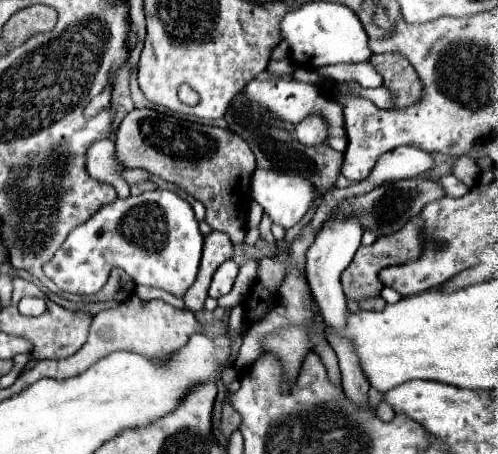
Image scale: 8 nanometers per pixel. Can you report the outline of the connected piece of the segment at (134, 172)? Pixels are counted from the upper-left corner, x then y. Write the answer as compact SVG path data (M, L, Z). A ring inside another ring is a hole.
M126 169L126 171L122 171L122 177L126 179L128 185L134 185L134 183L140 183L140 181L148 181L150 173L144 171L144 169Z

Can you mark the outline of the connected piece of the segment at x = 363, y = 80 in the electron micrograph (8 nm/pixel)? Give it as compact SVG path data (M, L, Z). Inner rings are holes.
M370 61L336 63L336 65L326 65L324 69L318 69L318 71L336 83L356 81L362 87L380 87L384 83L382 75L376 71L376 67Z

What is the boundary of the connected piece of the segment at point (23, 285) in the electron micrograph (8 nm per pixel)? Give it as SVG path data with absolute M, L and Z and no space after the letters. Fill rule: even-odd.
M20 277L14 279L14 293L12 293L10 305L4 307L4 331L6 333L12 333L12 335L20 335L20 337L30 339L34 343L32 355L38 357L38 359L64 359L68 355L74 355L84 345L84 341L86 341L90 321L92 321L90 315L86 315L86 313L70 313L70 311L62 309L60 305L56 305L54 301L50 301L34 283L24 281ZM26 295L44 299L46 301L46 311L42 315L38 315L38 317L20 315L18 301L22 297L26 297Z

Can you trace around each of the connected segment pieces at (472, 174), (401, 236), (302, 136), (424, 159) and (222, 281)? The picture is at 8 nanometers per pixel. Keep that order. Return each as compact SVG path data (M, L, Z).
M458 157L454 167L452 167L452 175L456 175L462 183L466 183L470 189L476 185L478 177L480 177L480 169L476 167L474 159L470 157Z
M412 217L400 231L388 235L388 237L378 237L376 243L372 243L370 247L360 247L352 259L352 263L344 269L342 273L342 289L346 299L350 301L364 301L368 297L376 297L382 291L382 285L378 281L378 271L390 265L404 265L404 263L412 263L420 257L422 253L422 231L420 229L420 217Z
M308 115L292 131L302 145L318 145L328 139L328 123L320 115Z
M396 147L384 157L380 157L376 169L370 173L372 183L384 183L392 179L408 179L422 175L434 169L438 163L434 161L432 153L426 153L418 147Z
M224 261L212 277L212 285L210 285L210 291L208 291L210 297L218 299L218 297L226 295L234 285L236 275L238 275L238 265L234 261Z

